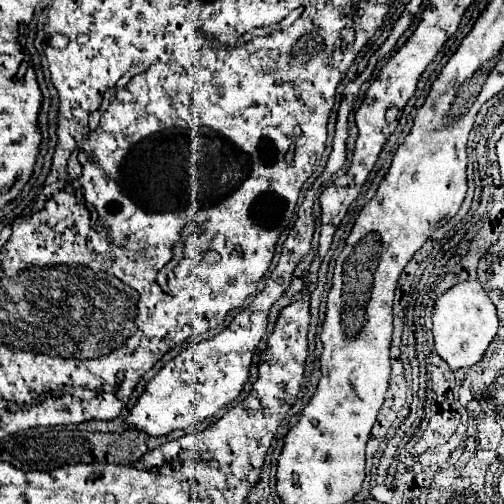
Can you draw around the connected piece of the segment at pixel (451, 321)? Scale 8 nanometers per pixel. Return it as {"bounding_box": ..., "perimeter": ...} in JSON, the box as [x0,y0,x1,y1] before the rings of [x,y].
{"bounding_box":[432,280,498,368],"perimeter":[[[466,280],[452,286],[434,302],[432,314],[432,334],[438,356],[452,368],[468,368],[480,362],[488,344],[496,336],[498,330],[498,316],[496,306],[484,292],[478,280]]]}

